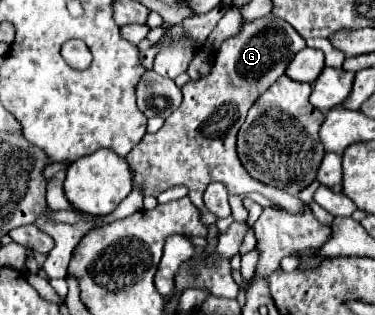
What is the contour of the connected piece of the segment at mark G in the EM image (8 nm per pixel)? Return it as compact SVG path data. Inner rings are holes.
M263 16L255 22L245 22L243 30L225 40L215 52L213 72L209 76L187 82L183 90L181 106L165 120L159 132L145 134L141 142L125 156L129 170L133 172L133 186L141 188L143 196L159 196L173 186L185 186L191 202L201 208L205 224L213 224L215 216L203 206L203 192L209 184L221 182L229 192L259 192L271 202L299 212L305 208L297 196L289 196L279 188L261 184L245 172L237 156L237 132L245 122L247 110L253 102L285 72L289 58L305 48L305 40L295 28L275 16Z

